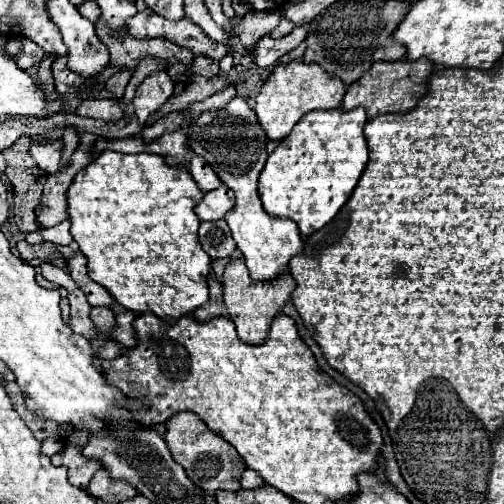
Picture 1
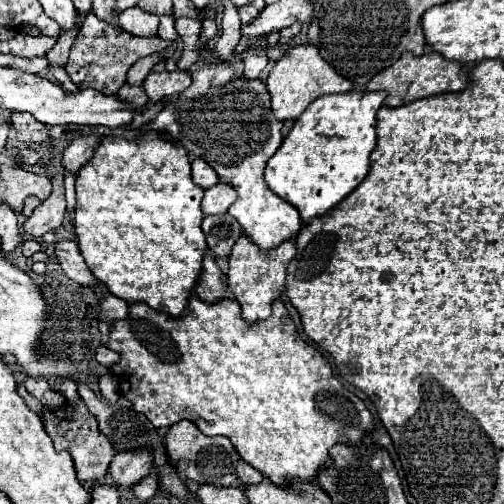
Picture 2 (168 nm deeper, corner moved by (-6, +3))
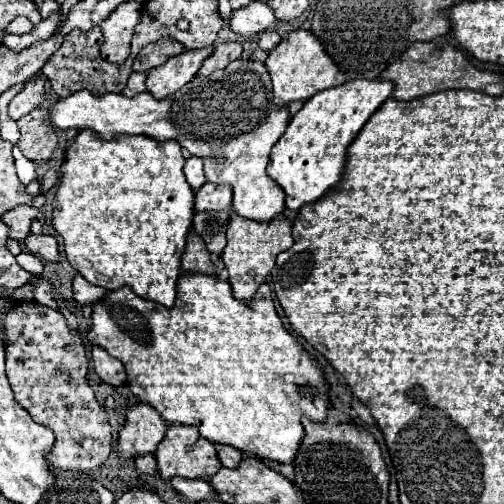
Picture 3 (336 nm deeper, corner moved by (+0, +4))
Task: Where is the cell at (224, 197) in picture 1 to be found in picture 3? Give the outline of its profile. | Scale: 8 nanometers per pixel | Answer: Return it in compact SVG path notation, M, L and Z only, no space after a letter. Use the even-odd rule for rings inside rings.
M204 183L194 197L194 211L218 211L228 209L232 203L232 187L230 185L214 185Z

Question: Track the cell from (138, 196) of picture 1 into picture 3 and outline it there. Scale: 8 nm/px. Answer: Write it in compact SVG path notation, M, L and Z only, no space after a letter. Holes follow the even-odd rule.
M82 129L76 135L76 141L72 141L66 147L64 161L60 165L60 185L58 185L56 197L52 201L52 205L54 205L52 225L64 239L64 253L66 253L68 263L76 271L80 271L80 275L84 279L88 279L94 285L104 287L106 291L114 291L118 287L128 285L136 295L140 295L144 299L148 297L148 299L152 299L152 301L156 301L156 303L160 303L164 307L172 307L174 299L176 299L176 281L178 281L178 275L180 275L180 257L184 253L184 237L188 235L188 229L190 229L192 217L194 217L194 193L192 193L190 185L186 183L182 167L184 167L184 157L182 157L182 149L180 149L178 141L170 139L170 141L162 141L160 143L160 141L144 137L144 135L118 135L112 141L104 141L94 131Z

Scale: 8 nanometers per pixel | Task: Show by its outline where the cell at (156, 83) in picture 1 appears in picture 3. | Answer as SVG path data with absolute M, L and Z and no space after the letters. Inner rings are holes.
M214 45L196 51L184 51L180 55L170 57L164 65L148 71L148 81L146 81L148 91L156 99L172 95L198 73L204 59L210 57L212 53L214 53Z

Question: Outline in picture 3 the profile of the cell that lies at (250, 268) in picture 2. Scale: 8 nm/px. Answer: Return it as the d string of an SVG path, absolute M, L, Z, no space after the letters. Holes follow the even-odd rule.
M230 211L230 225L226 231L228 245L222 253L222 259L226 263L226 269L230 273L230 285L234 291L234 297L240 301L250 301L252 295L256 293L258 285L262 285L268 277L268 273L274 267L276 255L290 249L294 239L292 239L292 221L284 215L276 215L274 221L260 223L252 221L246 217L240 217L238 213Z

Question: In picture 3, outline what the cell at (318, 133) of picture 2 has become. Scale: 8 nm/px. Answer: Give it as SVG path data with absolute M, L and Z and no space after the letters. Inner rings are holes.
M352 79L344 85L318 91L290 119L286 133L278 139L270 153L268 175L286 193L286 207L298 211L306 203L324 197L342 177L346 165L346 149L370 115L392 95L392 81Z

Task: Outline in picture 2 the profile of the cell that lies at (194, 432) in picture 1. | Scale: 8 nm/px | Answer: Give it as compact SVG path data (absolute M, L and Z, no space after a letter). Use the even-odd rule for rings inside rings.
M180 420L170 426L166 434L166 452L170 462L186 474L186 478L198 484L214 484L214 486L236 486L236 464L240 460L236 448L226 436L204 436L190 420Z

